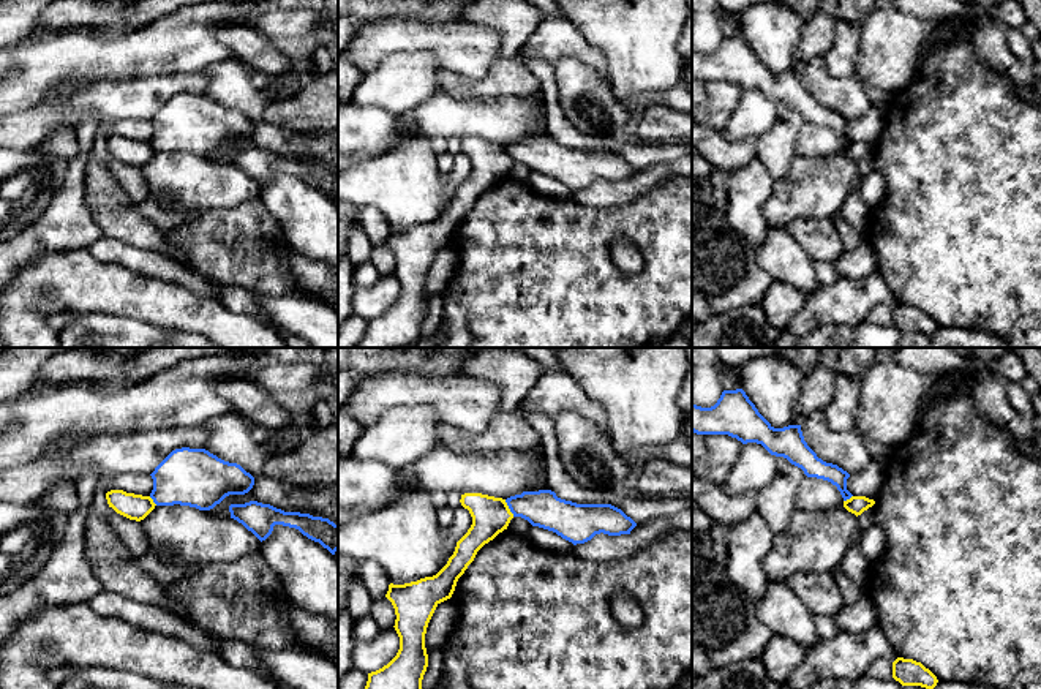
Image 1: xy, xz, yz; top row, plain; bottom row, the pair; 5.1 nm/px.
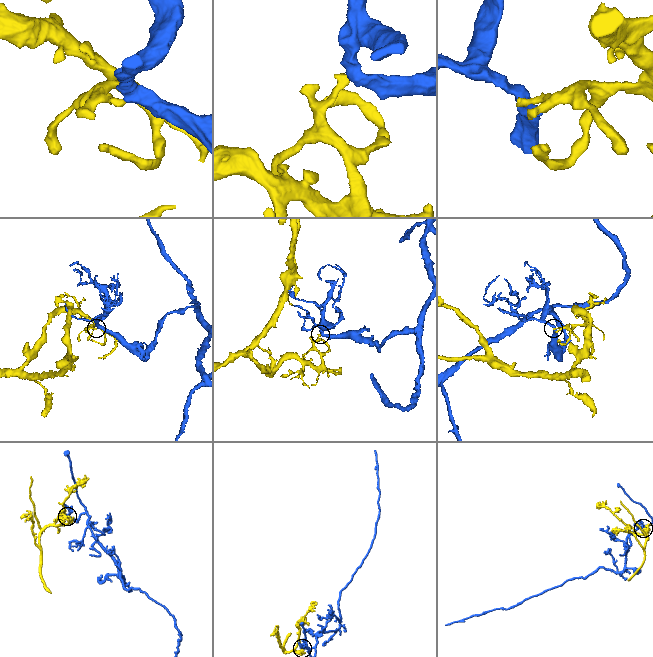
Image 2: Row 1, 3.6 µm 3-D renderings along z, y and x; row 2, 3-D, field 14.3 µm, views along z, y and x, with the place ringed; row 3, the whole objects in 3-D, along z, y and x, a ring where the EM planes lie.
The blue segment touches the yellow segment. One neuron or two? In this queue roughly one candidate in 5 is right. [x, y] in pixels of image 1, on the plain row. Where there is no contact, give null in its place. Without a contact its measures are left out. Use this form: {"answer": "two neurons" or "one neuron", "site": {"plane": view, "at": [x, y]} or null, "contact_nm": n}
{"answer": "two neurons", "site": {"plane": "xz", "at": [509, 154]}, "contact_nm": 100}

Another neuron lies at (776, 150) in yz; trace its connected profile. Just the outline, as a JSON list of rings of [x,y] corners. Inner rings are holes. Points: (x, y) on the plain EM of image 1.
[[[777,103],[774,128],[755,141],[757,158],[774,180],[782,180],[788,174],[796,156],[795,144],[804,123],[806,120],[801,114],[784,103]]]

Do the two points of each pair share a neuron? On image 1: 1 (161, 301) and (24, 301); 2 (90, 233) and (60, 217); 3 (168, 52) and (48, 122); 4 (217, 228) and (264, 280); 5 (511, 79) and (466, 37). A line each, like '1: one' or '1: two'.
1: one
2: one
3: two
4: one
5: two

